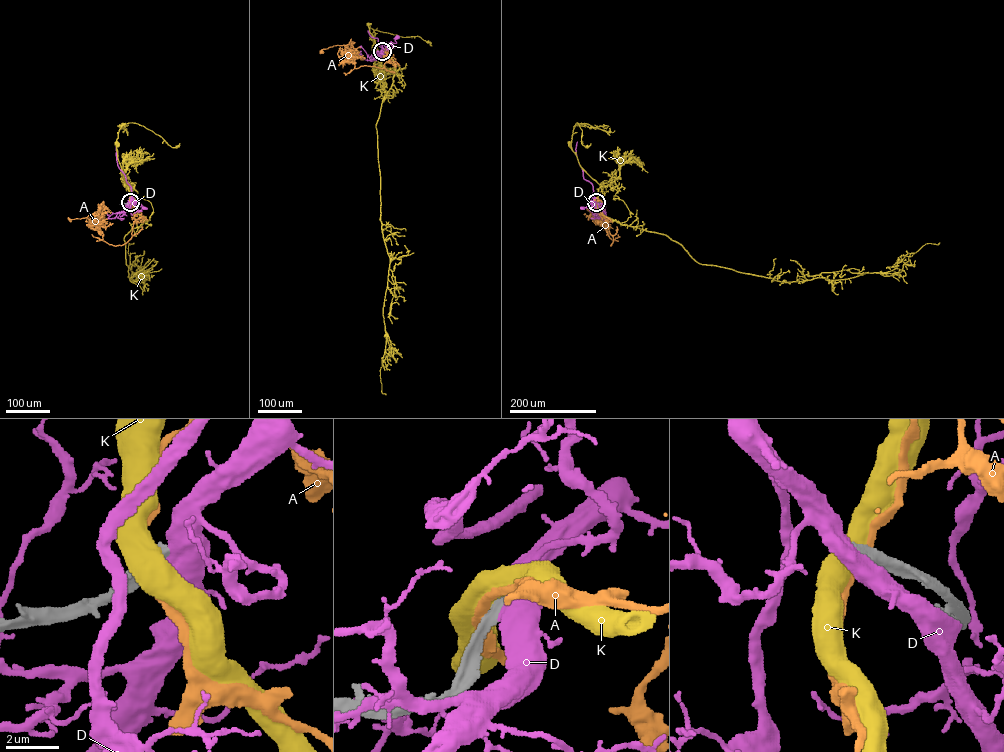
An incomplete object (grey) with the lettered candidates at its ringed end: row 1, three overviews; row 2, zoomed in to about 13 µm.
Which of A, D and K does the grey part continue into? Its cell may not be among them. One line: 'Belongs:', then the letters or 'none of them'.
Belongs: none of them

